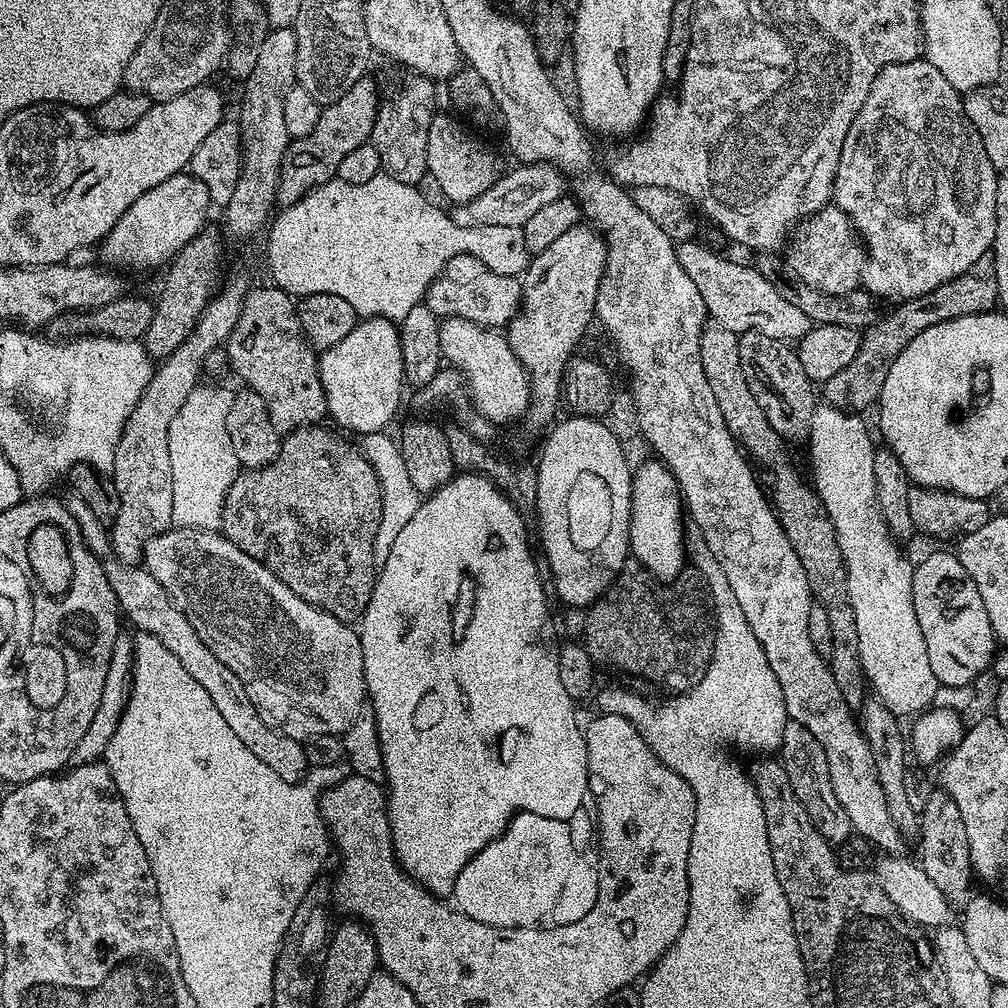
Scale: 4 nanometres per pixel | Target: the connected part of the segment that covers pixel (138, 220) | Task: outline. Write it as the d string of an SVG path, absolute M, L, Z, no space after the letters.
M187 171L166 178L166 182L158 182L154 190L146 190L146 194L142 194L142 198L138 198L138 202L134 202L118 222L114 222L114 230L110 230L98 248L104 255L103 263L116 270L167 265L179 254L182 246L186 246L186 242L205 231L208 208L212 207L206 186Z

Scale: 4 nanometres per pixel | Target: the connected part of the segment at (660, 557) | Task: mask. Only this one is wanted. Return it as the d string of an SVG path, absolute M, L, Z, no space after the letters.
M651 458L635 469L632 478L632 513L628 546L635 563L661 582L675 581L686 568L686 509L680 485L667 464Z

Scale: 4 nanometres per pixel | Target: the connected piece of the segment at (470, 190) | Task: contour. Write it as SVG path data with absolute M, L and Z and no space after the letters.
M437 114L430 122L430 138L426 146L429 177L436 179L440 192L453 205L470 202L478 194L490 190L498 178L492 164L491 150L483 146L482 140L474 137L455 115Z

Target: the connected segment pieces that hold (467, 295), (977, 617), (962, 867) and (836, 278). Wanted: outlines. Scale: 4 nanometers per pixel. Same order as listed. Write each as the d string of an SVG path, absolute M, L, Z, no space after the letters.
M455 256L446 262L434 282L428 287L422 303L437 318L466 318L470 322L493 330L503 329L520 311L520 290L522 284L515 276L494 274L490 266L473 256Z
M951 551L930 553L921 564L915 565L912 574L912 601L914 614L918 614L918 626L922 626L922 638L926 638L926 654L930 654L930 670L934 670L934 678L946 688L975 685L975 680L991 669L998 652L998 641L990 626L990 614L986 614L982 594L978 594L974 578L966 574L966 566L962 566L962 562L958 562Z
M934 790L930 794L926 806L918 815L920 818L920 830L918 833L918 841L920 840L918 863L920 868L926 870L926 875L929 876L930 882L934 882L934 886L938 886L938 891L942 893L942 898L946 898L948 904L953 906L967 904L970 899L970 893L973 891L971 888L974 873L970 862L970 842L966 842L966 822L962 822L962 813L958 811L958 806L954 806L954 802L948 797L947 792Z
M834 202L825 204L814 218L805 219L795 229L791 248L792 253L786 256L786 264L800 284L835 296L849 296L861 287L866 249L852 227L850 218Z

